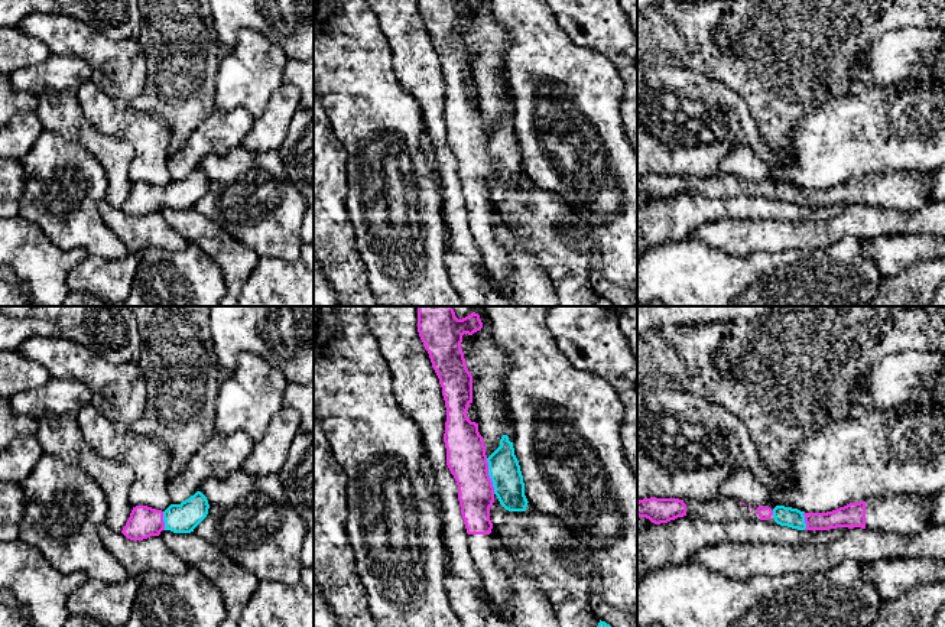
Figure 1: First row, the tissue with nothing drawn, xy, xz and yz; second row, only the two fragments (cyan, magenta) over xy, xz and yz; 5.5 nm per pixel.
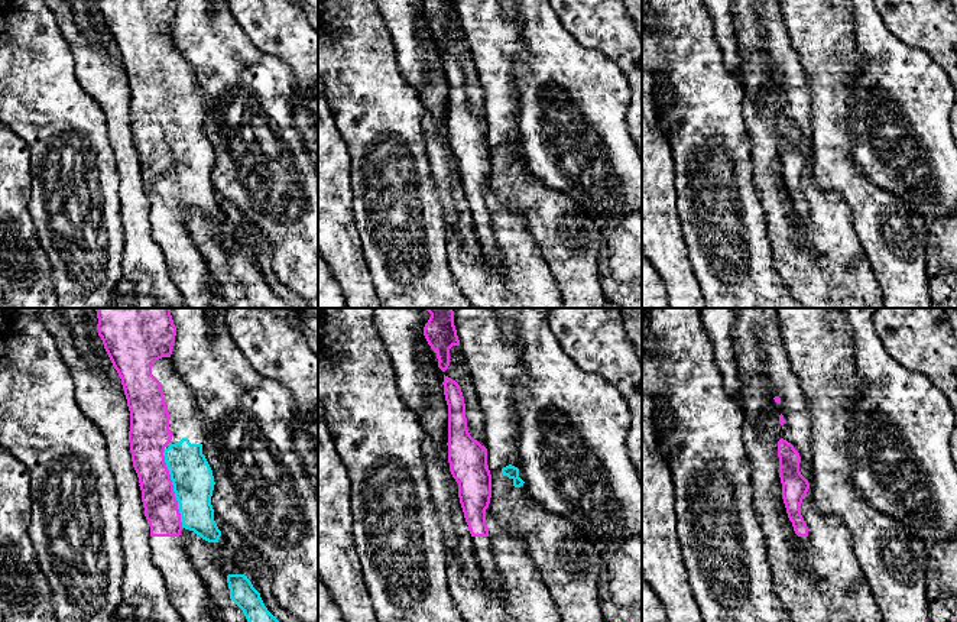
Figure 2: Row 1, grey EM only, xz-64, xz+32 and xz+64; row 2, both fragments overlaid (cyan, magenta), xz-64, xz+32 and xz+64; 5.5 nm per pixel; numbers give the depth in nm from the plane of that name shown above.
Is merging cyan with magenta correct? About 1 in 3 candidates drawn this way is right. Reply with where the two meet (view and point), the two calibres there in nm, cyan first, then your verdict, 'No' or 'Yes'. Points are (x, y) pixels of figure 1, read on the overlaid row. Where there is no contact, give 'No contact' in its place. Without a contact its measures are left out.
Touches cyan at xz (489, 474). Thickness 180 nm (cyan) against 220 nm. Yes

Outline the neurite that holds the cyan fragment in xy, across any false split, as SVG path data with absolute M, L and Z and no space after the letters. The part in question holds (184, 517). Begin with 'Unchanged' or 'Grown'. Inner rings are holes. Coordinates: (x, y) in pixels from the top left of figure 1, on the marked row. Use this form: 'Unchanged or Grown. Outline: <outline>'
Grown. Outline: M197 491L181 504L171 504L165 511L136 506L121 533L130 540L159 536L162 530L191 533L207 517L208 509L208 500L201 491Z

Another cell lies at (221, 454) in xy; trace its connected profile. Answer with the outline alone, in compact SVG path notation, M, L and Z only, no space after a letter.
M243 431L231 435L214 433L188 461L186 467L172 475L168 493L172 504L181 504L210 477L224 478L241 468L254 446L254 441Z

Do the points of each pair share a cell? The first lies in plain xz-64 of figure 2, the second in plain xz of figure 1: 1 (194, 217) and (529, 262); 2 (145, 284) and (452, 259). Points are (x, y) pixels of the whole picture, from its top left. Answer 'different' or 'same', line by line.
1: different
2: same

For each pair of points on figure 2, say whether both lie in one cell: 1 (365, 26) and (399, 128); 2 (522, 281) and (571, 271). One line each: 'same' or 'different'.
1: same
2: different

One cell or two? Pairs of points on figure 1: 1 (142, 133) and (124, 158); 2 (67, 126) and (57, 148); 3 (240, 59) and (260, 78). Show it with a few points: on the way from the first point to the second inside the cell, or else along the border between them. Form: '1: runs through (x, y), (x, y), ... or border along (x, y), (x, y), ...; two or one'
1: border along (127, 142), (133, 149), (129, 166), (132, 182); two
2: border along (45, 129), (83, 145); two
3: runs through (244, 64), (256, 74); one

